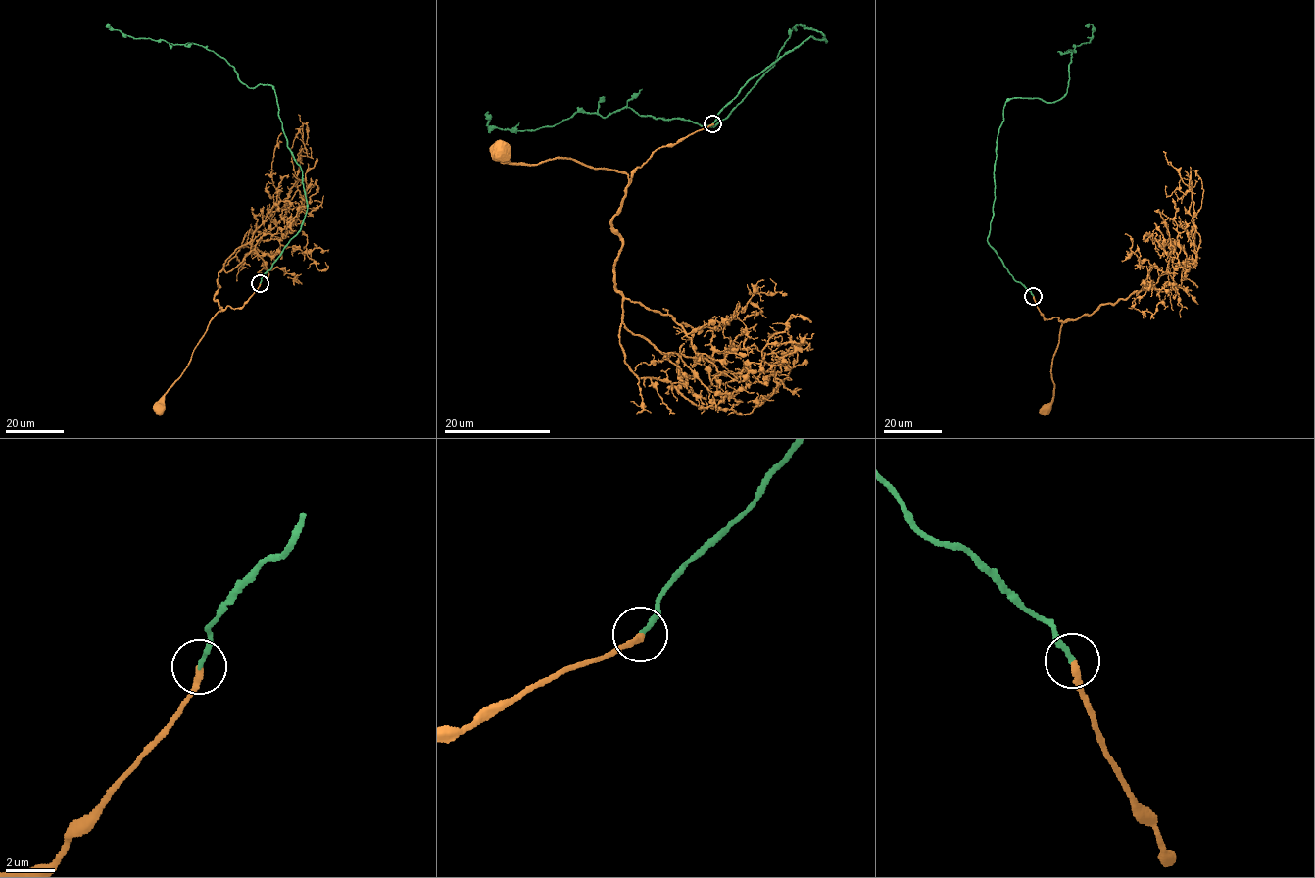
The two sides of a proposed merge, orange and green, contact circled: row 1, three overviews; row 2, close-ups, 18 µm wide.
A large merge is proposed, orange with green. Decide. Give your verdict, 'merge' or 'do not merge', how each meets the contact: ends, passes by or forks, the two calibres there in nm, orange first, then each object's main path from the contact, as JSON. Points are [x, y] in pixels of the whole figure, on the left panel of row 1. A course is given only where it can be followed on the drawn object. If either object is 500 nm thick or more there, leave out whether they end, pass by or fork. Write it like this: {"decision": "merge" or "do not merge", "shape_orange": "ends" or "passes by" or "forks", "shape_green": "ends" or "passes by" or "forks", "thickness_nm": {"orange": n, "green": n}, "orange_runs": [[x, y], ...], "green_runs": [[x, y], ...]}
{"decision": "merge", "shape_orange": "ends", "shape_green": "ends", "thickness_nm": {"orange": 280, "green": 170}, "orange_runs": [[260, 283], [241, 307], [228, 306], [217, 314], [181, 376], [159, 406]], "green_runs": [[260, 283], [297, 234], [307, 206], [272, 86], [247, 87], [233, 67], [202, 46], [106, 27]]}

